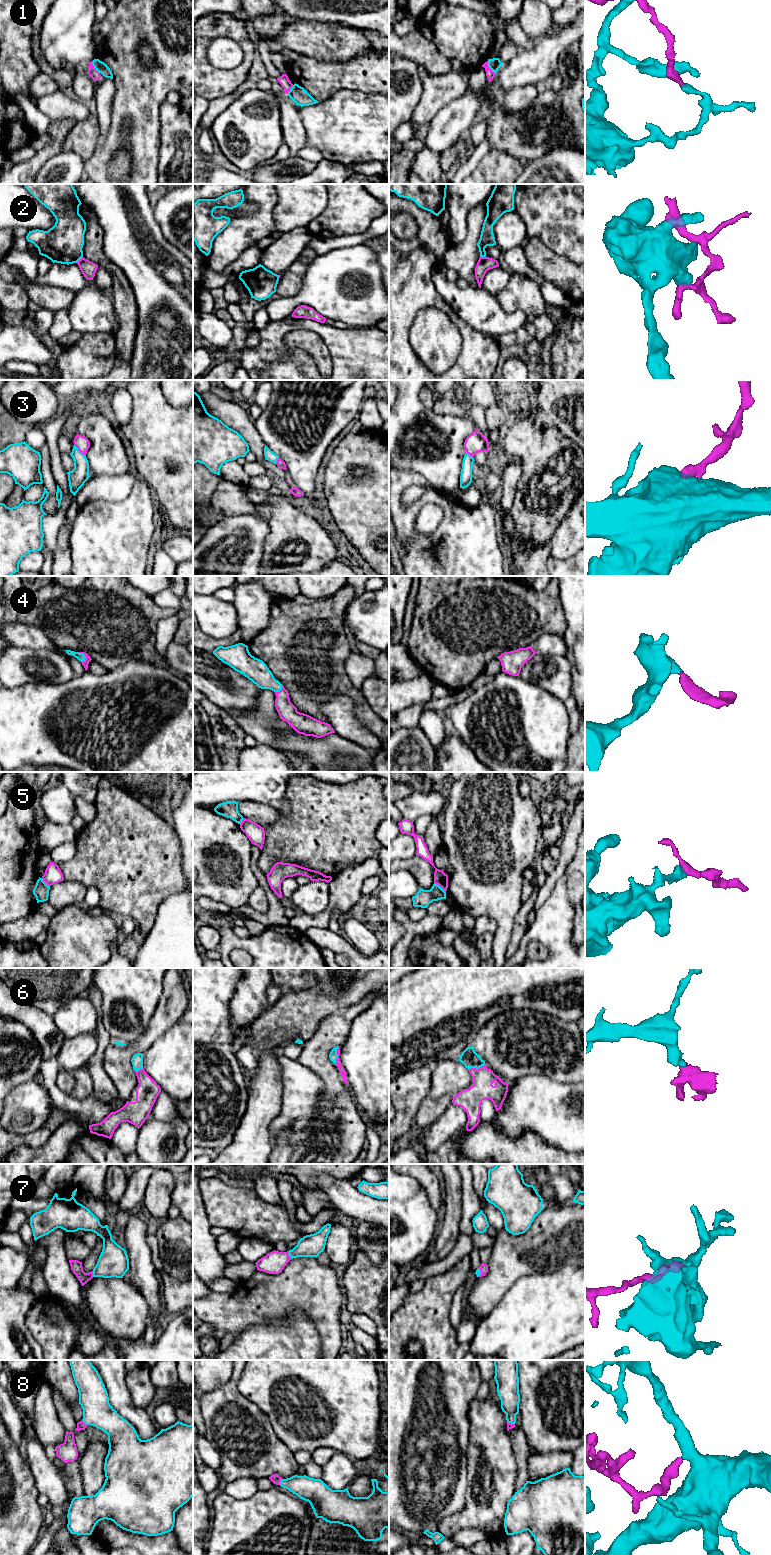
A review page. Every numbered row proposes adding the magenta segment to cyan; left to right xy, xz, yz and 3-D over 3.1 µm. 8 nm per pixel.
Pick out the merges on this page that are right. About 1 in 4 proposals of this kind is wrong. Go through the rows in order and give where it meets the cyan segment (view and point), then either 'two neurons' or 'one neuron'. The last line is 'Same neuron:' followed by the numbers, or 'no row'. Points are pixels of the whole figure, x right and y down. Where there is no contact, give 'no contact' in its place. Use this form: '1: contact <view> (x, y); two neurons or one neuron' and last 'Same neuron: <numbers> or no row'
1: contact yz (489, 67); two neurons
2: contact xy (79, 259); two neurons
3: contact xy (79, 451); one neuron
4: contact xy (84, 655); one neuron
5: contact yz (440, 887); two neurons
6: contact yz (476, 1068); one neuron
7: contact xz (289, 1255); one neuron
8: contact xz (281, 1481); one neuron
Same neuron: 3, 4, 6, 7, 8

